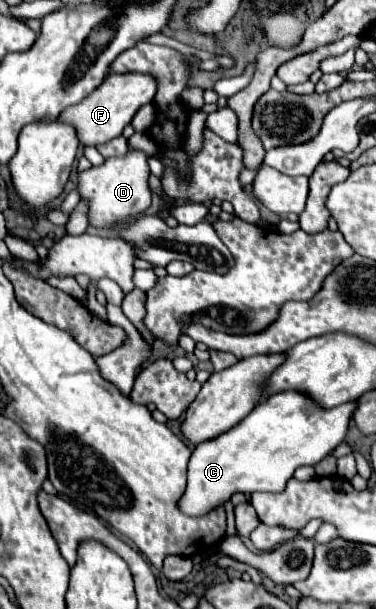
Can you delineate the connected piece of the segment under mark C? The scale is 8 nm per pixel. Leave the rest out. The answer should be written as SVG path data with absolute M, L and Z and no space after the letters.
M300 392L268 396L234 428L196 446L188 462L188 488L180 510L202 516L230 500L234 492L282 492L296 468L318 464L344 442L354 410L356 400L326 410Z

